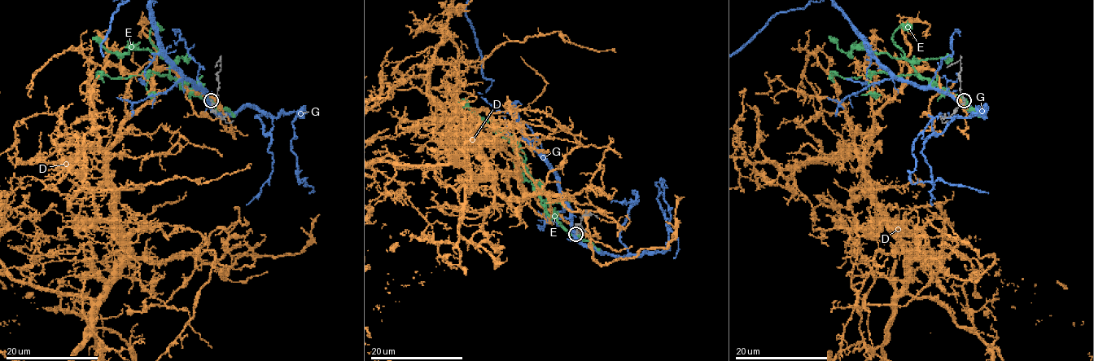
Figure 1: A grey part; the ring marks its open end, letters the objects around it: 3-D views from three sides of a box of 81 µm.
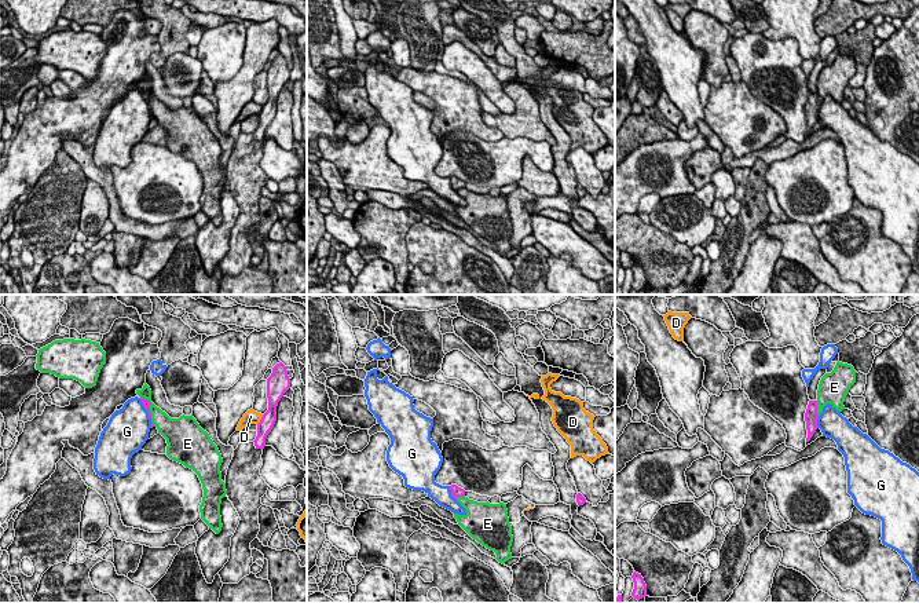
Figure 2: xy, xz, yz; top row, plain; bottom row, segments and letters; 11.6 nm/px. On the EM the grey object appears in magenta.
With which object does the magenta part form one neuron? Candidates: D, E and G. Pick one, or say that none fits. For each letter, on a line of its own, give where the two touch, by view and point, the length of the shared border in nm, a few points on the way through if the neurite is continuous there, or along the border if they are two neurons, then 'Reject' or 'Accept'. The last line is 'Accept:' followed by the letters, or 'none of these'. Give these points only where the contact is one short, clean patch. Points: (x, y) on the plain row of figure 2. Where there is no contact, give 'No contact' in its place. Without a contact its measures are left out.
D: Touches magenta at xy (260, 112). Shared border 140 nm. Boundary: xy (263, 106), (257, 116). Reject
E: Touches magenta at yz (816, 99). Shared border 180 nm. Reject
G: Touches magenta at xz (451, 185). Shared border 190 nm. Reject
Accept: none of these

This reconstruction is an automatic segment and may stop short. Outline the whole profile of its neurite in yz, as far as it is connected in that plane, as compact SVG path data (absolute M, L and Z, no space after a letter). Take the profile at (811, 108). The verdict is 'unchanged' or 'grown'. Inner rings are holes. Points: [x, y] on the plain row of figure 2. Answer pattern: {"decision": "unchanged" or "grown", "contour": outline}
{"decision": "unchanged", "contour": "M809 92L809 96L805 105L805 113L806 113L806 121L808 121L806 134L810 132L810 129L817 121L817 110L819 110L817 96L819 96L817 92Z"}

